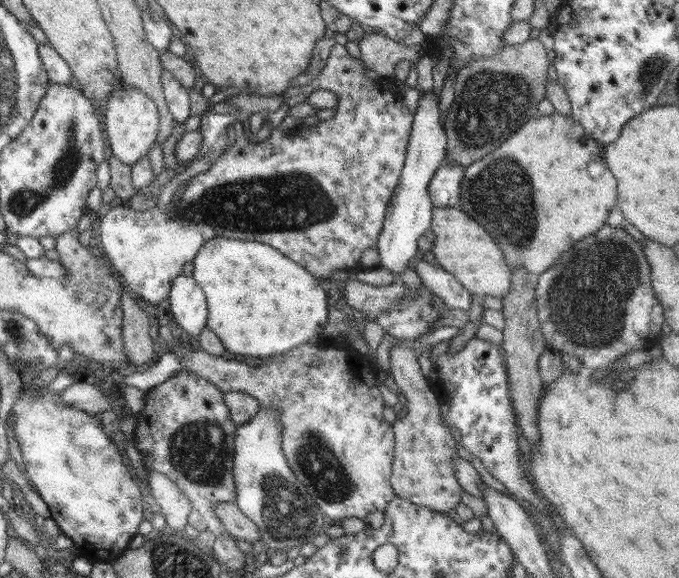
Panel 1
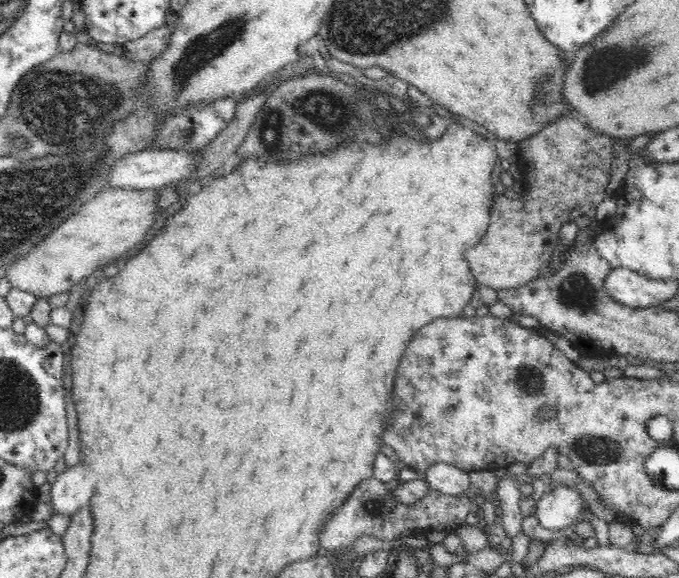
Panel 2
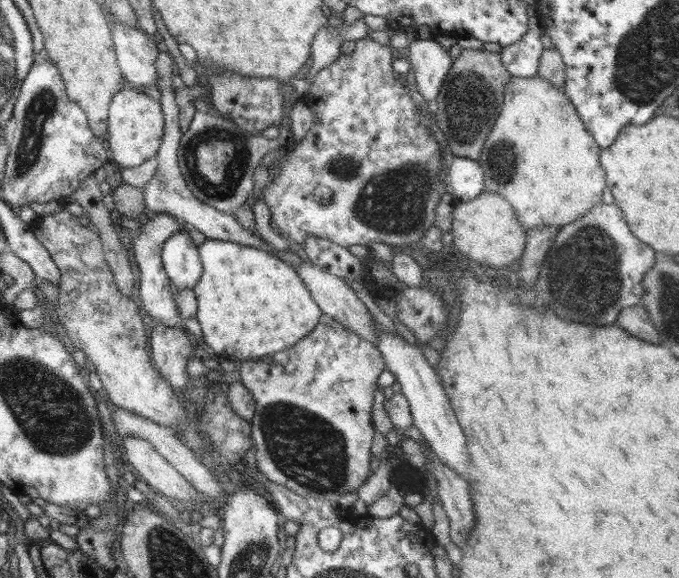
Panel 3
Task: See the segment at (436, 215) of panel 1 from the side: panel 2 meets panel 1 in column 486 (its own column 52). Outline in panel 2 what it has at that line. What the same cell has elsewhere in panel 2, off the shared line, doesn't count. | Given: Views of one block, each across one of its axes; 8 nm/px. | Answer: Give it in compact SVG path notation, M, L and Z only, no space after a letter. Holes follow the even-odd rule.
M105 188L76 210L76 214L66 218L54 232L50 232L40 244L36 244L26 258L20 258L6 266L5 272L12 287L31 292L38 299L48 299L53 294L69 292L73 286L90 276L99 266L108 266L112 262L121 262L121 257L140 244L148 230L154 226L158 216L158 190L123 190L122 188Z

